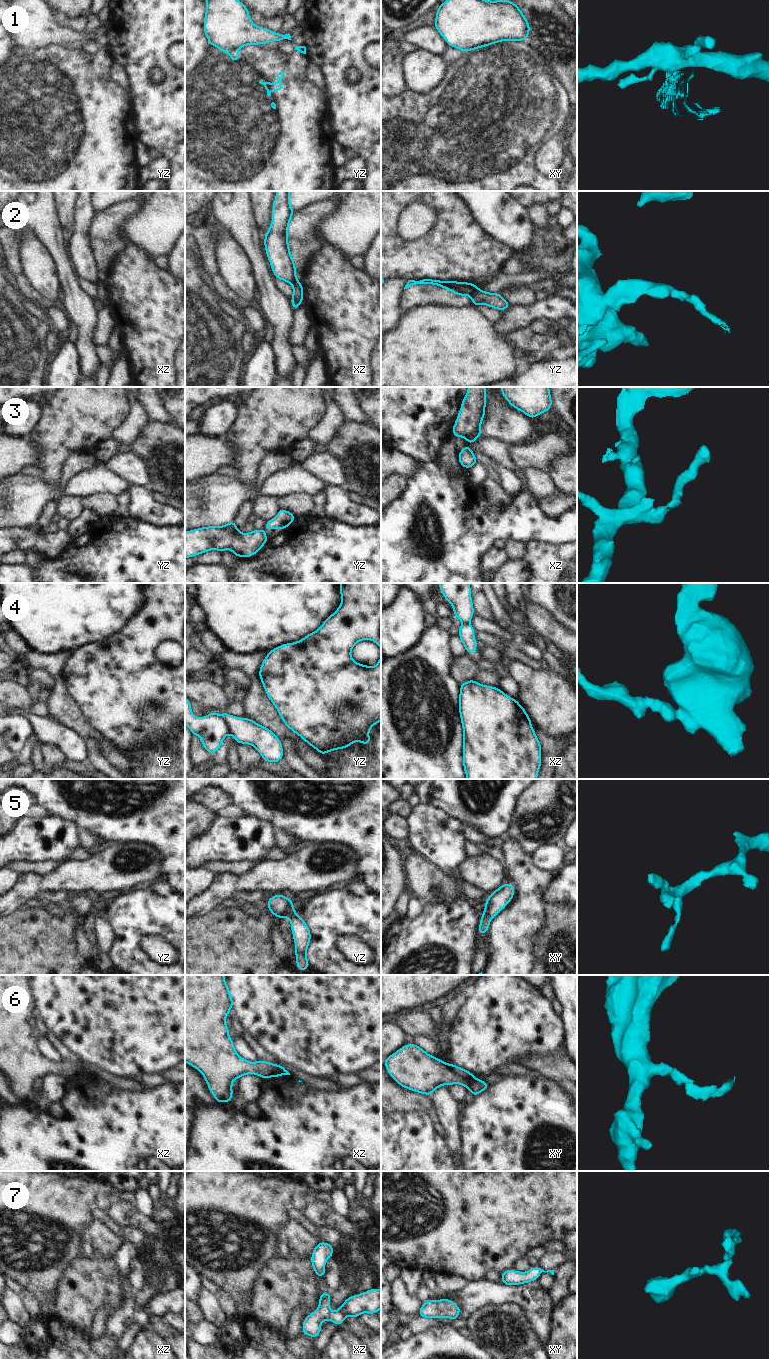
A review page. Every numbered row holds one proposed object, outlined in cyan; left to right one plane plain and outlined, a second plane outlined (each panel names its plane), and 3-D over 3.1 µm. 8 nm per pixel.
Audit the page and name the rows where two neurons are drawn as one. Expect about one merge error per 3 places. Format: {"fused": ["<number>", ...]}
{"fused": ["1", "2", "3", "4", "6"]}

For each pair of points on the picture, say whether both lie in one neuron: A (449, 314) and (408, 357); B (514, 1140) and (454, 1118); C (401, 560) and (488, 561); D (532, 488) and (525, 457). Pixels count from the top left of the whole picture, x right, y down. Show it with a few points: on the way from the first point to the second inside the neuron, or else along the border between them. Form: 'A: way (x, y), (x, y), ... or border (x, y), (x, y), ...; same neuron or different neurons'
A: way (440, 325), (419, 346); same neuron
B: border (463, 1106), (462, 1143); different neurons
C: border (493, 546), (483, 558), (484, 570); different neurons
D: border (522, 471), (528, 468), (539, 468), (544, 472); different neurons

